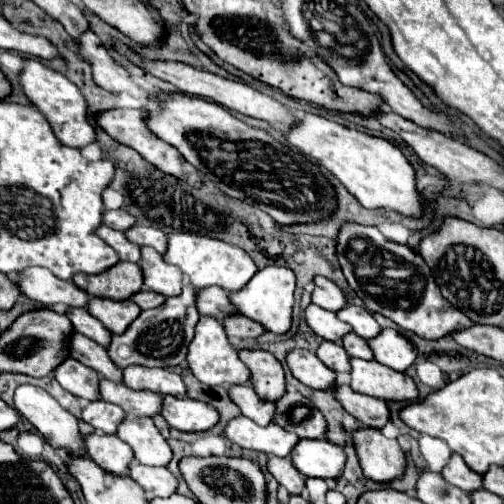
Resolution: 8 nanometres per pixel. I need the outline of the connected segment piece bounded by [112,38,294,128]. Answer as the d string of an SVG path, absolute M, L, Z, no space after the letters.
M112 40L114 48L118 54L126 56L128 60L132 60L136 66L140 66L144 72L160 78L160 80L166 80L170 84L174 84L180 92L186 92L186 94L192 94L192 96L198 96L198 98L206 98L206 100L212 100L228 110L236 110L240 114L246 114L246 116L252 116L252 118L262 118L266 122L272 122L274 126L280 126L280 128L288 128L292 122L294 122L294 116L276 100L268 98L266 94L254 90L252 86L244 84L244 82L236 82L236 80L228 80L228 78L222 78L218 74L212 74L208 70L198 70L198 68L192 68L184 62L170 62L170 60L150 60L150 58L144 58L140 56L138 52L134 52L130 46L126 46L124 42L120 40Z

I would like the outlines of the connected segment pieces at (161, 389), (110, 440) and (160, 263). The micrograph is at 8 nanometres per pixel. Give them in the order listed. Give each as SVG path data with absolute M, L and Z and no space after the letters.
M126 366L122 370L124 384L134 390L152 390L156 394L186 396L186 386L182 378L164 368L144 368L144 366Z
M94 432L84 436L84 446L86 446L86 454L106 472L128 474L126 464L130 464L134 456L130 452L130 446L122 442L118 436Z
M142 246L140 252L142 258L138 264L144 274L144 290L154 290L162 296L178 296L178 292L182 290L182 272L166 264L154 248Z

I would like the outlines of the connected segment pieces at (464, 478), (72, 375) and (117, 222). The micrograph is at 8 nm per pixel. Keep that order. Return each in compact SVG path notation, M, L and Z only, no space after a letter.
M458 454L450 456L450 462L442 468L440 474L448 484L458 486L460 490L466 490L466 492L478 490L482 486L482 476L478 472L470 470L466 466L466 462L462 460L462 456L458 456Z
M66 358L54 368L54 378L58 384L68 390L74 396L86 398L86 400L98 400L98 372L92 368L80 364L74 358Z
M106 210L104 216L102 216L102 224L124 232L126 228L130 228L134 224L134 216L130 216L124 210Z

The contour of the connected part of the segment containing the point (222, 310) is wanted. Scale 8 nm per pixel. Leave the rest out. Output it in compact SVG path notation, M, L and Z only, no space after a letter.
M218 286L196 290L196 308L198 308L200 316L214 316L220 322L224 320L226 314L236 314L238 312L230 304L228 292L218 288Z

